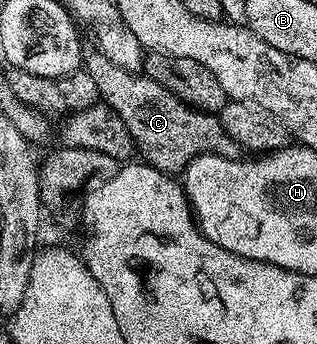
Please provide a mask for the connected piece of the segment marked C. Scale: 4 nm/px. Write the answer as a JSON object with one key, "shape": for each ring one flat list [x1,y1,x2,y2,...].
{"shape":[[94,46,81,49,83,71,95,78,98,97,119,118,123,118,123,126,133,139,133,147,142,152,144,159,161,172,180,173,196,156,214,152,216,156,238,159,242,148,235,138,227,134,221,125,220,115,212,112,198,112,190,104,183,103,171,90,159,86,151,77,134,74,132,71,113,65,106,54]]}

